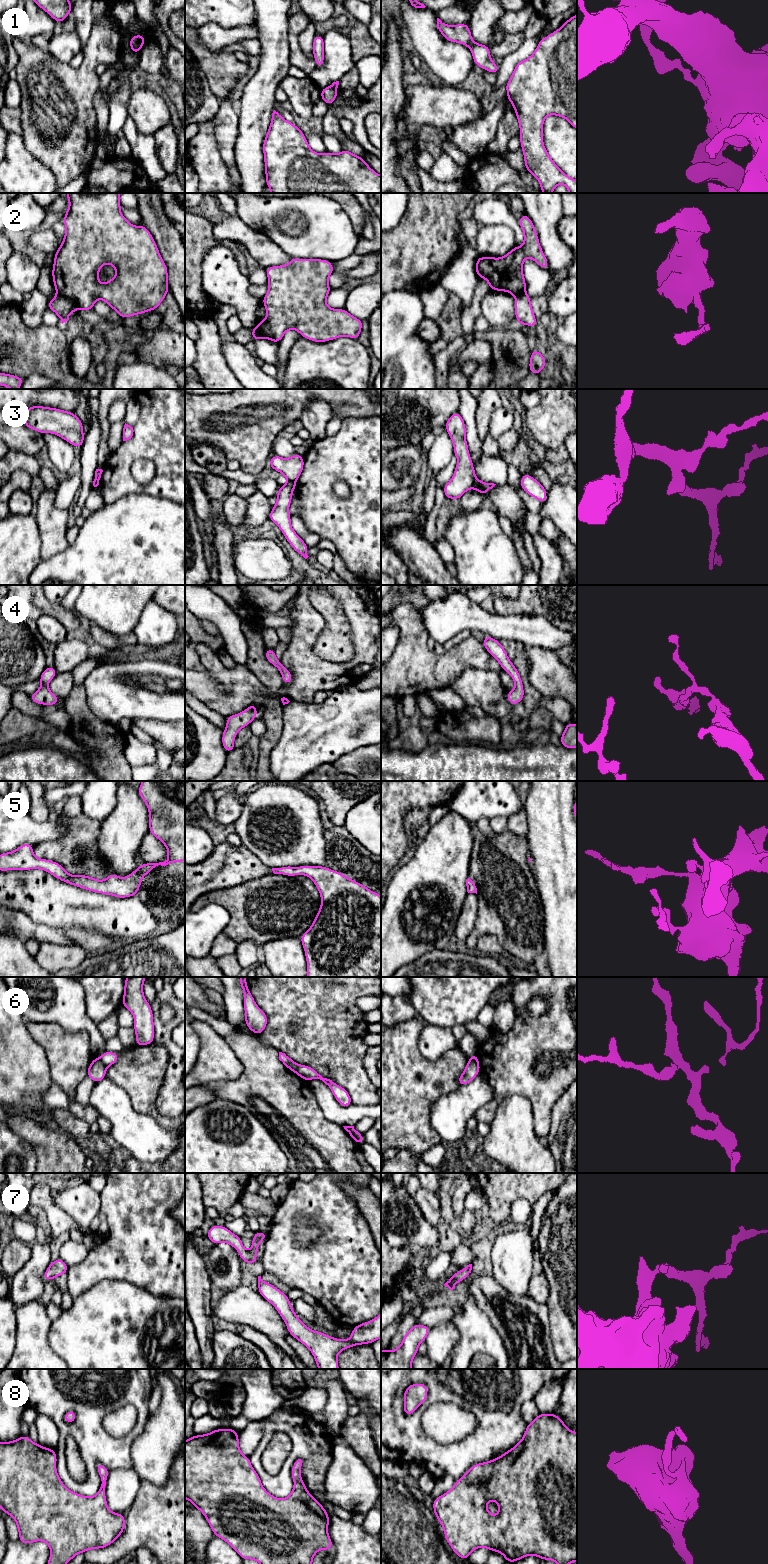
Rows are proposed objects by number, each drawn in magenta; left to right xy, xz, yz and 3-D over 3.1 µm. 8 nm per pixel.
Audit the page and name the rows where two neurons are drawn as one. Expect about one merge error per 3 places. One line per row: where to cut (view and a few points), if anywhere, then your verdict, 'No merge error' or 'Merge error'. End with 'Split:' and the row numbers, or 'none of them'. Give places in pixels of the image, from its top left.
1: Split along xy (130, 43), (139, 49). Merge error
2: Split along xy (57, 293), (67, 297), (78, 308). Merge error
3: Split along yz (475, 477), (472, 487). Merge error
4: No split. No merge error
5: No split. No merge error
6: Split along yz (468, 1059), (478, 1064). Merge error
7: No split. No merge error
8: No split. No merge error
Split: 1, 2, 3, 6

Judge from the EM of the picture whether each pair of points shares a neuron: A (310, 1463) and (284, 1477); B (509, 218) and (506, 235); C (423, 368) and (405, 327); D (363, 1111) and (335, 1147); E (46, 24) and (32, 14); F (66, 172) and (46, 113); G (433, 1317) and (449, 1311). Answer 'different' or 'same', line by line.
A: same
B: different
C: same
D: different
E: same
F: same
G: same

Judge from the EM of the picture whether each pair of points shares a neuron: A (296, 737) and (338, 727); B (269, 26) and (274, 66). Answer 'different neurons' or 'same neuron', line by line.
A: same neuron
B: same neuron

